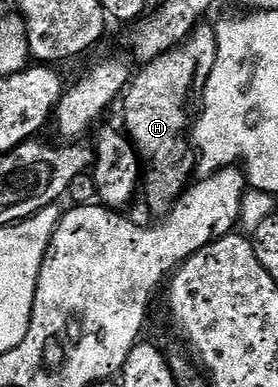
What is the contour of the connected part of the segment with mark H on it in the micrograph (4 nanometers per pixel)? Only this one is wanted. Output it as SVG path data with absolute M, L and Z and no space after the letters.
M200 22L193 34L185 41L179 42L174 50L156 57L151 63L139 66L133 72L130 85L120 103L122 115L126 118L125 134L133 143L135 152L141 158L142 155L146 158L146 203L151 211L158 215L156 217L165 216L170 211L191 182L190 174L195 174L196 171L193 158L178 158L191 154L192 151L192 143L187 135L188 119L186 123L185 111L190 90L197 79L198 82L205 80L214 65L216 27L213 22L208 22Z

